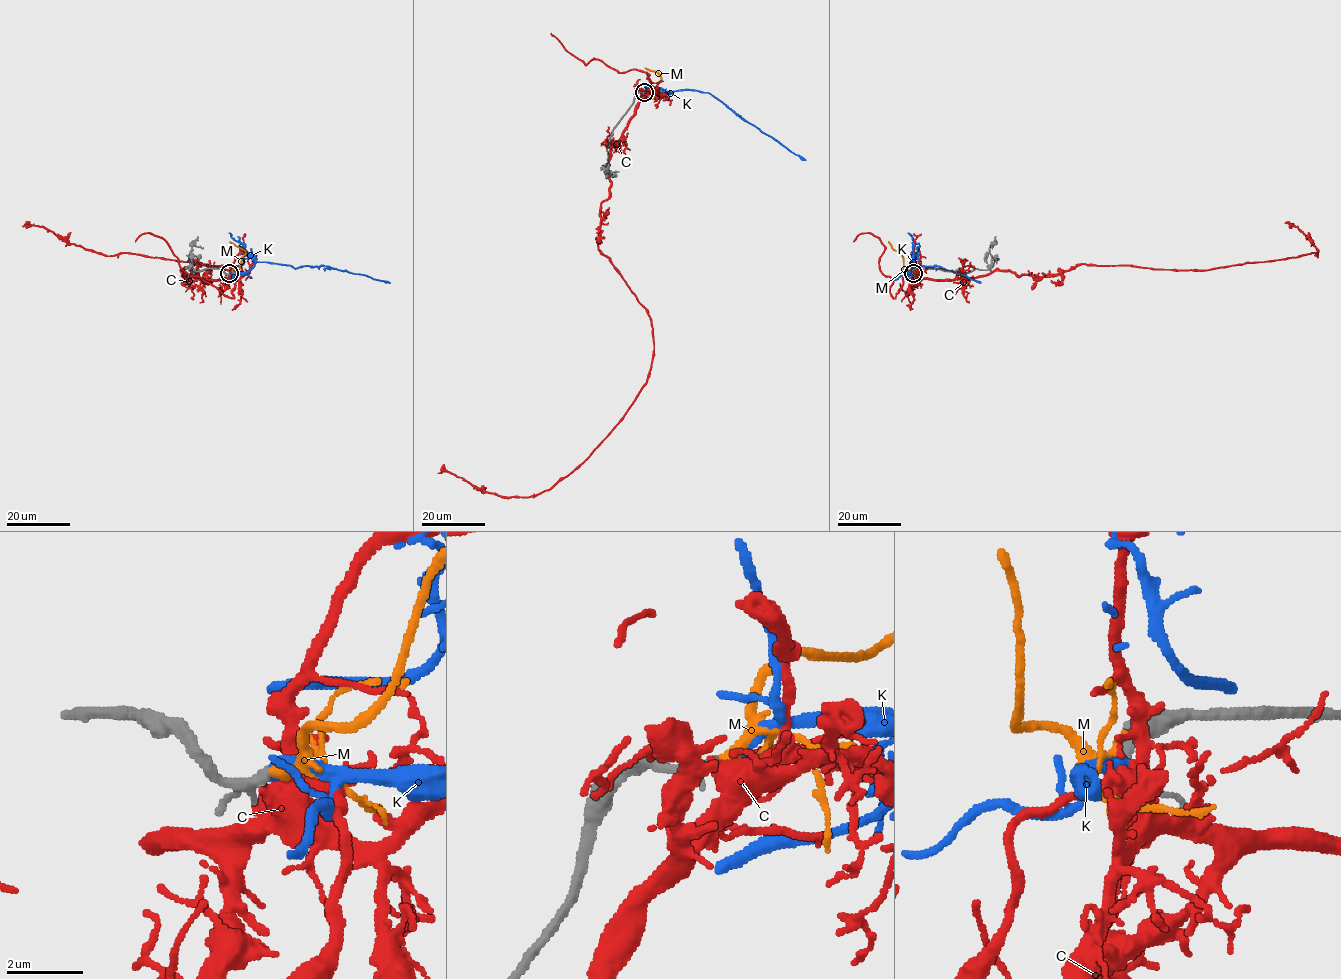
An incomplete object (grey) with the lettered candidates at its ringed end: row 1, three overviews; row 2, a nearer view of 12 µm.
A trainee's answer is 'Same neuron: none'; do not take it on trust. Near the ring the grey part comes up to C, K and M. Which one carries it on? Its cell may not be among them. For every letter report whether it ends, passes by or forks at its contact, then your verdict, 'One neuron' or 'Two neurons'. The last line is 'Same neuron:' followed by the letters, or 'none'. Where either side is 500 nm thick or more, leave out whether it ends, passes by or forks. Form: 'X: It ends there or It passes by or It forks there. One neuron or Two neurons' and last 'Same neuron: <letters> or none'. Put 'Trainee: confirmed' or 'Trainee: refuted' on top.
Trainee: refuted
C: Two neurons
K: It ends there. One neuron
M: It ends there. Two neurons
Same neuron: K

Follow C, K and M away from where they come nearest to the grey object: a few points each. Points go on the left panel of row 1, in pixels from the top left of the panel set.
C: (229, 274), (185, 276), (194, 264), (238, 270), (104, 255), (22, 226)
K: (229, 273), (246, 273), (257, 262), (274, 263), (297, 268), (328, 266), (390, 282)
M: (229, 273), (239, 266), (245, 253), (229, 241)

